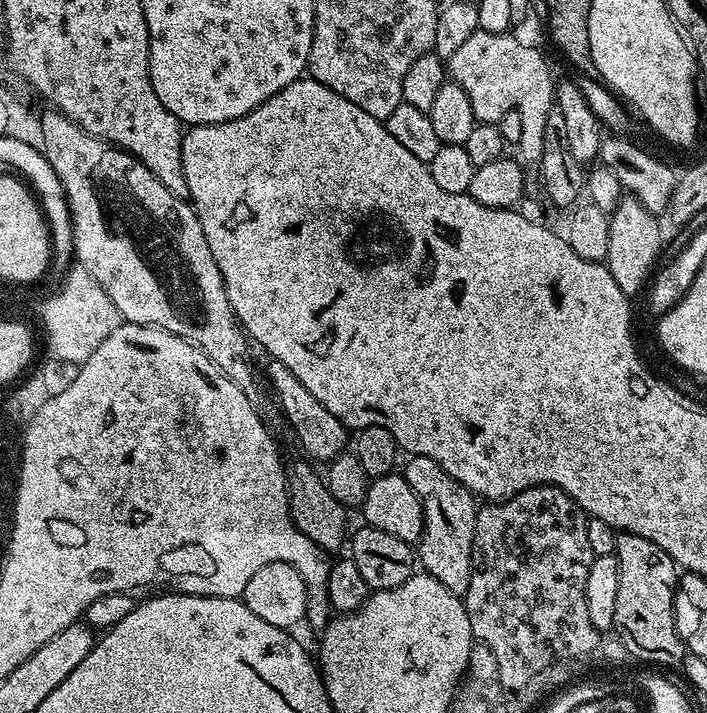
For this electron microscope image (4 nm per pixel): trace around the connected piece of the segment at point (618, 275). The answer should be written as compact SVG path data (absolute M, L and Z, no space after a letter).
M627 194L620 199L608 221L610 222L610 250L606 261L608 269L614 282L618 282L618 290L625 292L629 298L636 298L640 291L640 295L645 291L657 267L656 259L660 256L661 221L644 209L638 198Z

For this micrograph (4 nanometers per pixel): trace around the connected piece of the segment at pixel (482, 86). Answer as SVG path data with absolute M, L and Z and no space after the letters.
M477 32L446 61L446 72L451 83L460 84L470 98L477 121L481 124L498 124L506 111L517 110L522 118L522 134L514 145L515 155L525 169L532 170L542 158L542 146L546 138L548 115L554 111L554 79L544 56L536 48L515 40L508 32Z

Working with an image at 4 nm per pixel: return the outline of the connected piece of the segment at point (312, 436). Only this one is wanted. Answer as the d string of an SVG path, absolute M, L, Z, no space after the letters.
M269 359L267 363L268 376L272 379L270 388L274 393L274 399L280 407L287 427L289 429L292 427L301 450L305 452L301 453L312 462L335 460L349 447L349 429L345 428L344 423L338 418L334 418L334 414L330 414L330 410L326 410L326 406L322 406L322 402L318 402L318 398L314 398L314 394L310 394L310 390L306 390L306 386L302 386L302 382L298 382L298 378L294 378L294 374L286 370L286 366L282 366L282 362Z

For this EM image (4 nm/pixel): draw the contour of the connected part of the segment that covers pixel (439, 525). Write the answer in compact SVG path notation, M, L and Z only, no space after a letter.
M409 455L408 461L402 464L402 475L406 482L418 494L424 511L424 533L418 541L418 564L428 575L438 578L446 590L455 596L463 597L470 586L472 573L472 547L478 511L477 497L472 495L462 482L450 478L434 458L422 458Z

